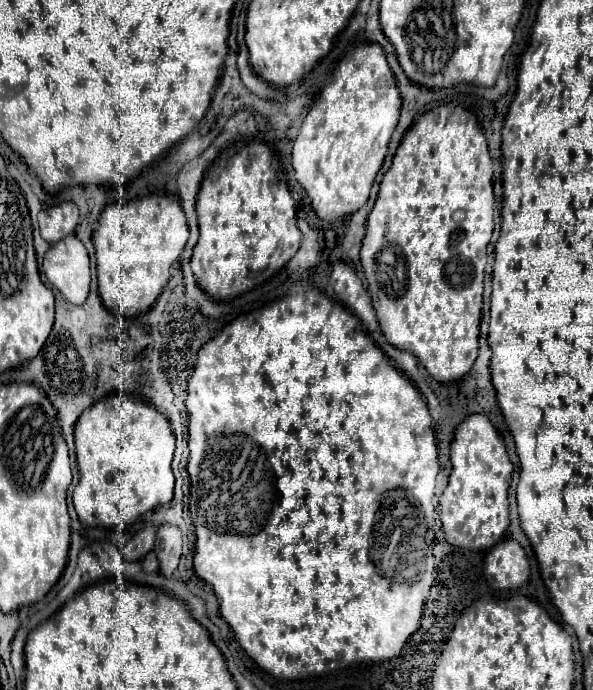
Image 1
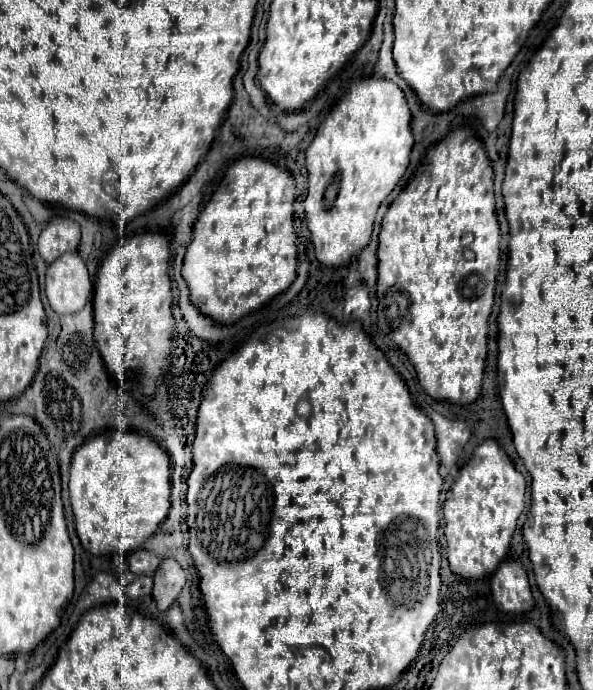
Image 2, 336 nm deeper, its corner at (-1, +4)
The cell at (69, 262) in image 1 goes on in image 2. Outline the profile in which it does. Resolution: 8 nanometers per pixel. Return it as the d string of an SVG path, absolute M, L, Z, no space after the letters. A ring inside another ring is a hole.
M67 252L57 264L49 264L45 294L55 314L79 312L87 304L91 292L93 284L87 266L77 252Z

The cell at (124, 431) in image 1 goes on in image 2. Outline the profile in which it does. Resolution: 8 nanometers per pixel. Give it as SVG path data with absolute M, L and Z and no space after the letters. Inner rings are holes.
M105 430L89 438L73 454L73 460L71 460L71 480L69 480L71 508L73 508L73 514L75 514L75 530L77 530L77 536L79 536L81 544L83 544L83 548L89 550L91 554L99 556L112 555L114 552L115 554L127 554L135 550L135 548L143 546L155 532L159 532L161 522L167 518L167 512L171 508L169 494L171 494L171 462L169 462L169 456L161 450L159 444L153 444L153 440L149 440L149 436L141 436L141 432L117 431L117 433L114 433L112 430Z

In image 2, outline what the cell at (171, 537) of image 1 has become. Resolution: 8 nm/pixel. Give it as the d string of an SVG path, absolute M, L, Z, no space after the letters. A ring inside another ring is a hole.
M165 558L161 562L161 568L153 576L153 600L157 604L159 612L165 612L181 594L181 588L185 584L185 572L173 558Z

